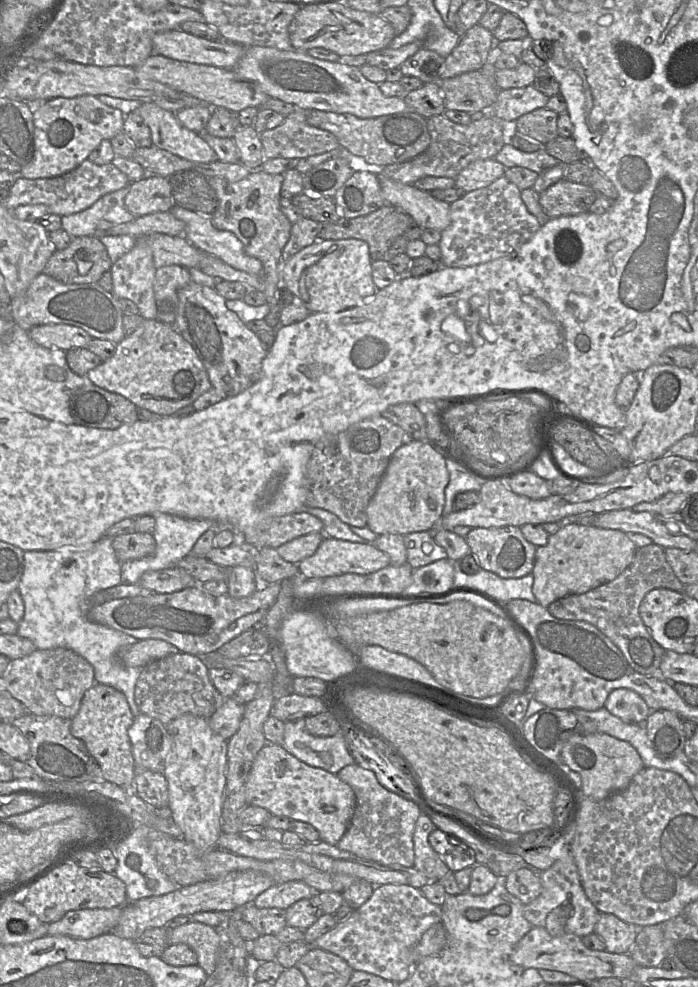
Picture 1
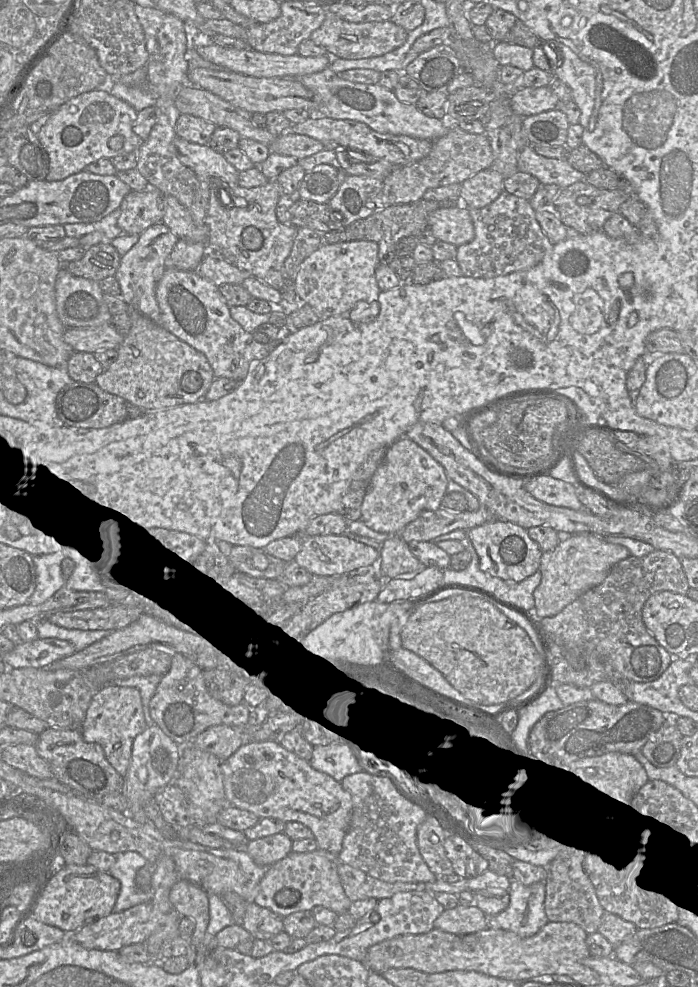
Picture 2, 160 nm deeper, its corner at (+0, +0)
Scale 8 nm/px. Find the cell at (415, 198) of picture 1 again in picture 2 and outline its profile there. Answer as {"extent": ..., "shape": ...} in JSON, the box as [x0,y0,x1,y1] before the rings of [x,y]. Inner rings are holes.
{"extent":[428,207,475,247],"shape":[[[466,207],[435,210],[429,216],[428,228],[437,240],[457,247],[471,242],[475,237],[473,221]]]}

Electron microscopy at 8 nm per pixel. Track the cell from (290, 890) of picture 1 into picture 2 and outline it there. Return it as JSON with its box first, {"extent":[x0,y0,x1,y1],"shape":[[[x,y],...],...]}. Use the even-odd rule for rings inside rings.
{"extent":[252,849,352,918],"shape":[[[317,849],[307,853],[291,852],[285,858],[268,867],[252,902],[272,910],[282,918],[295,912],[311,911],[315,906],[326,907],[336,914],[346,913],[352,901],[344,892],[337,868],[337,855],[328,851]],[[285,889],[293,891],[293,894],[298,896],[295,905],[282,907],[275,903],[275,895]]]}

